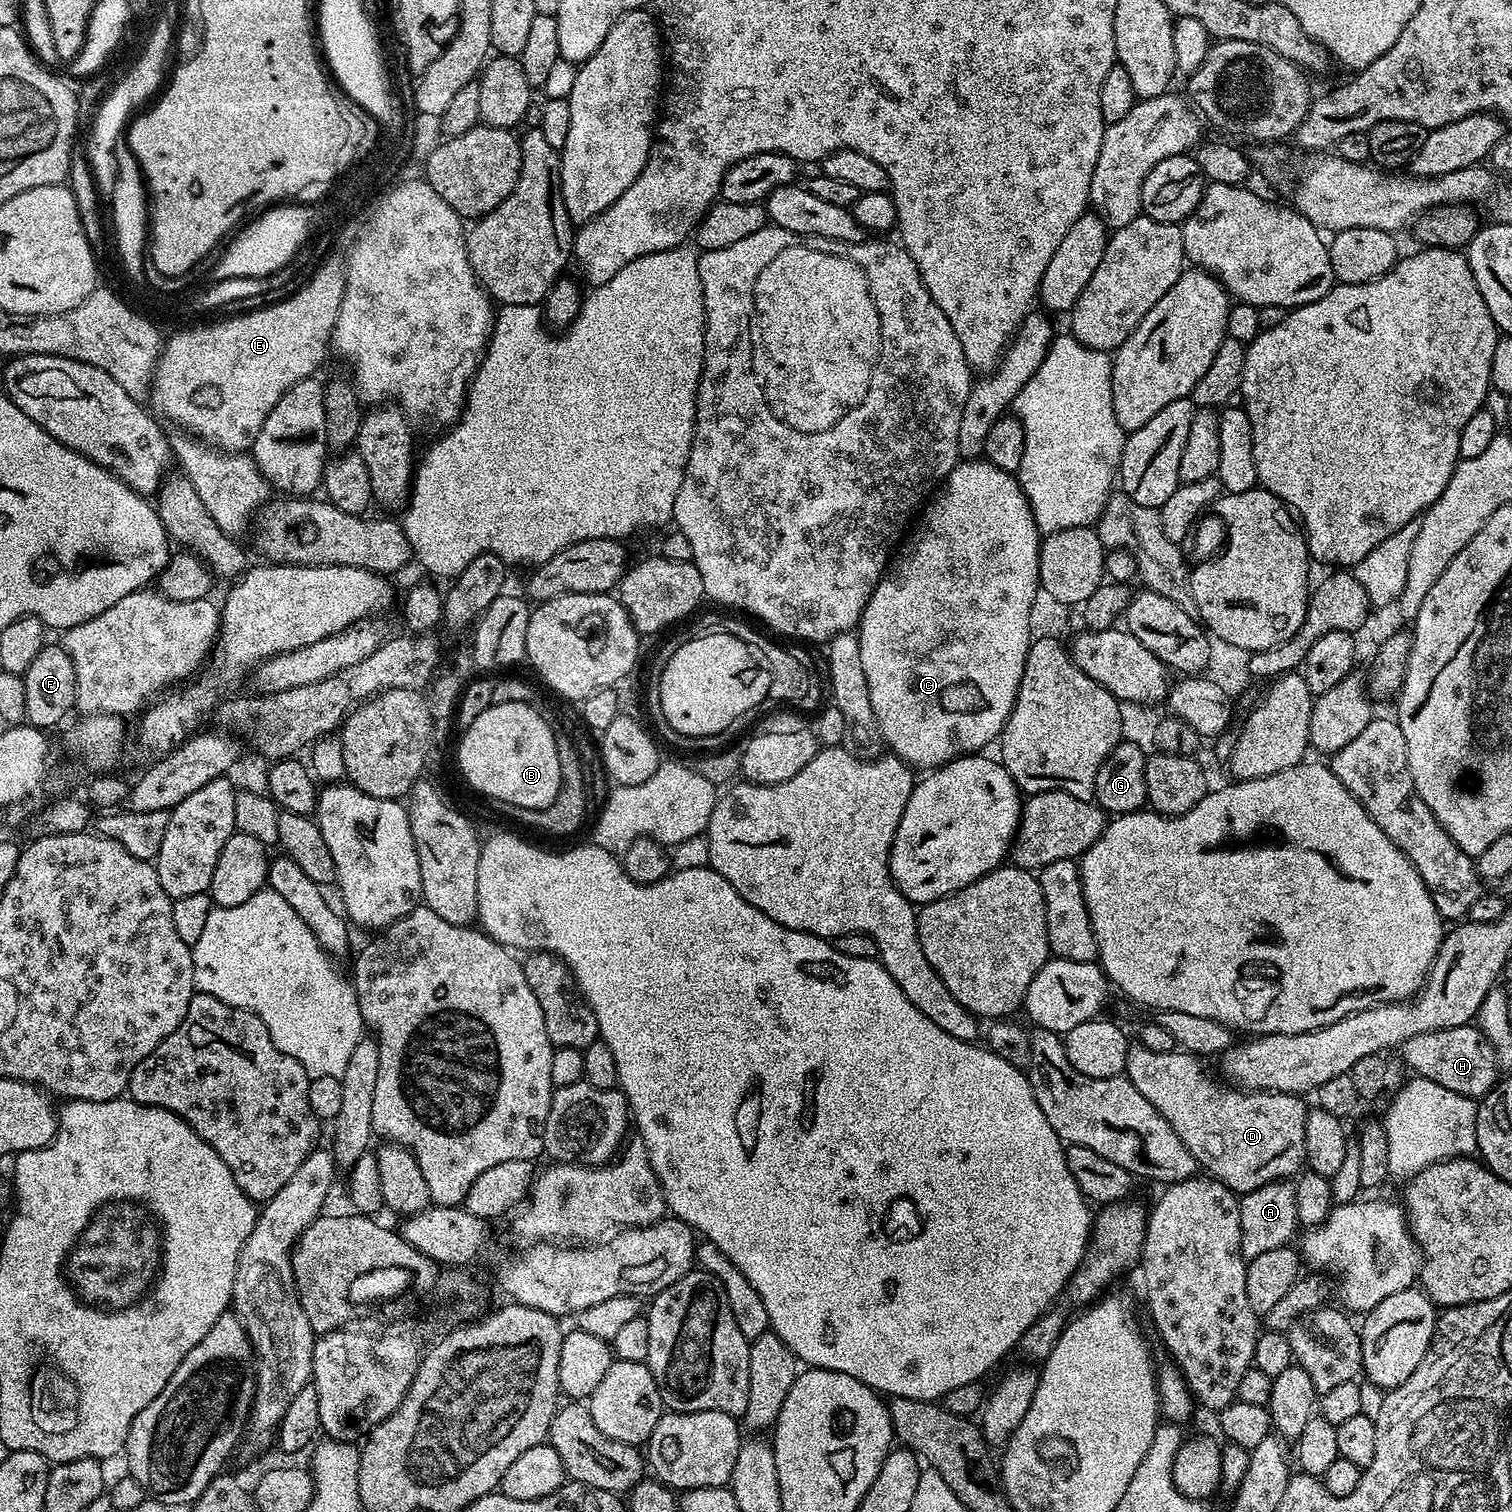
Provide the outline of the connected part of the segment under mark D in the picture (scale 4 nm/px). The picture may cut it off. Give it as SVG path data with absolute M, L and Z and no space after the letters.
M1136 1042L1129 1047L1124 1072L1130 1083L1138 1086L1138 1094L1142 1094L1142 1098L1146 1098L1146 1102L1150 1102L1150 1106L1154 1106L1154 1110L1158 1110L1158 1114L1162 1114L1162 1118L1166 1118L1166 1122L1170 1122L1174 1134L1178 1134L1178 1138L1186 1146L1186 1150L1190 1150L1190 1154L1196 1160L1197 1165L1213 1180L1222 1181L1231 1192L1243 1194L1250 1190L1258 1190L1258 1186L1272 1184L1275 1180L1288 1180L1295 1177L1306 1164L1304 1147L1306 1146L1306 1118L1308 1117L1309 1109L1307 1107L1304 1108L1303 1102L1300 1101L1303 1099L1299 1095L1290 1092L1254 1092L1229 1086L1223 1079L1217 1078L1215 1080L1204 1069L1203 1063L1205 1061L1199 1055L1192 1055L1192 1053L1187 1051L1177 1050L1166 1054L1154 1054L1154 1050L1146 1050L1140 1043Z

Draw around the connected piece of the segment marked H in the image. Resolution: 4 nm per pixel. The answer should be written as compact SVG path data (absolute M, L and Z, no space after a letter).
M1475 1023L1454 1026L1446 1030L1434 1030L1426 1034L1414 1034L1398 1047L1409 1073L1438 1082L1454 1094L1479 1098L1485 1096L1502 1076L1502 1067L1496 1060L1495 1050Z

